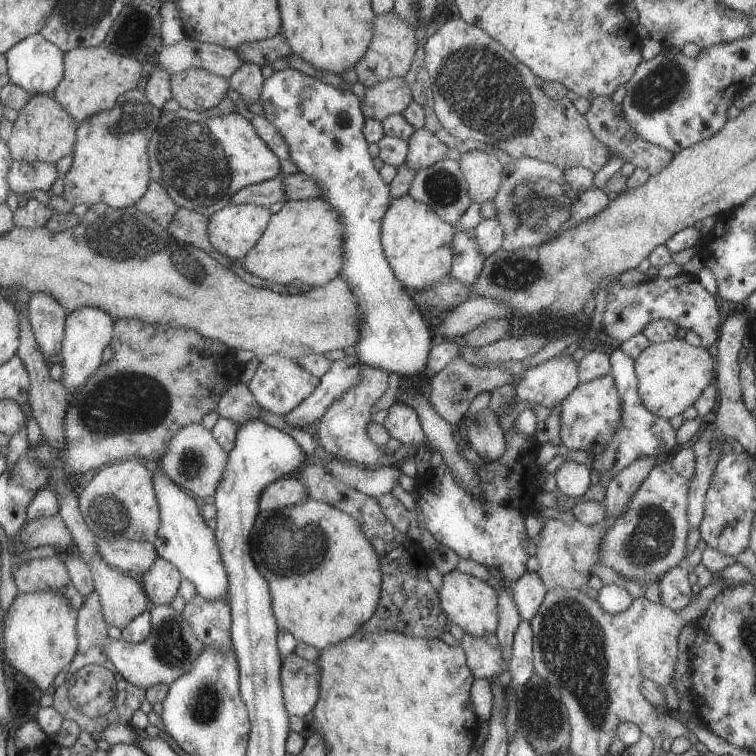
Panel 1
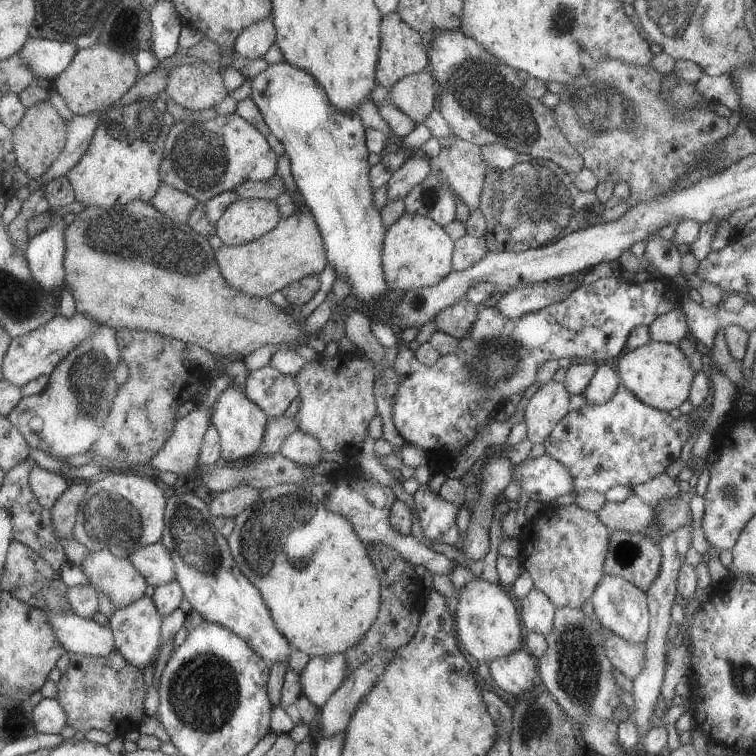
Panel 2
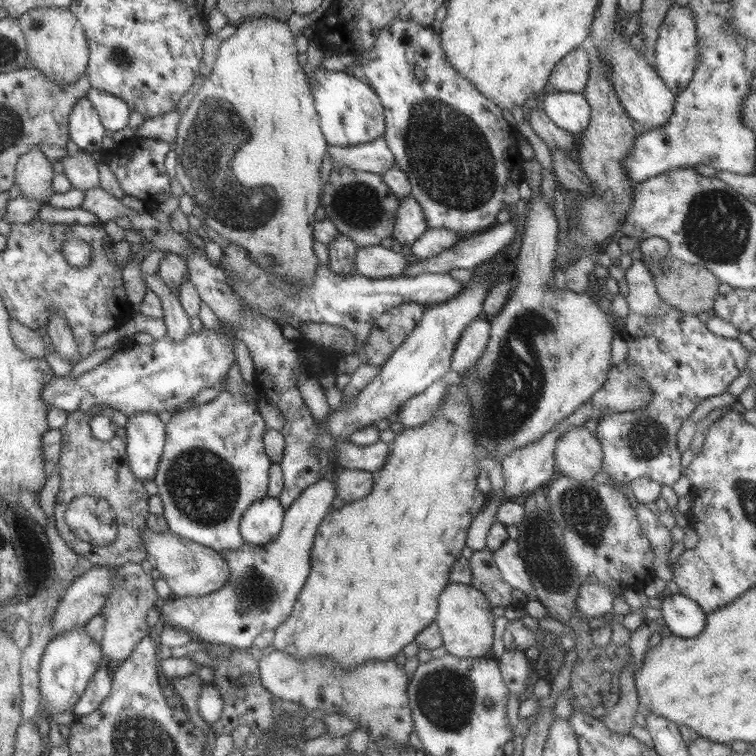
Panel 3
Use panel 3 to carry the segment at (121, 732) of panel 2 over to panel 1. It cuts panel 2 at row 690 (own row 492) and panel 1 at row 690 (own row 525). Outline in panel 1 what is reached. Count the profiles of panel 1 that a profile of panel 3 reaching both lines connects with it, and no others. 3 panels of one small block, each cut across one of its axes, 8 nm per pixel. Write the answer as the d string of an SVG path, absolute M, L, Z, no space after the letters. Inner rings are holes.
M94 592L88 596L82 609L77 612L77 624L76 633L78 640L78 647L76 655L72 662L70 662L69 667L66 670L66 679L69 676L74 675L80 668L88 665L99 665L106 667L115 674L117 681L117 698L115 699L115 706L108 712L108 714L103 716L98 716L97 718L89 718L85 715L80 715L76 710L72 709L70 705L70 700L68 699L68 682L64 682L62 686L58 686L56 692L54 692L54 705L53 708L65 719L73 720L78 723L81 731L84 733L88 732L90 735L103 733L103 731L110 727L111 725L126 725L130 724L133 714L141 708L142 702L147 699L147 690L141 687L136 687L134 684L125 680L116 670L115 667L107 660L106 654L104 653L103 646L109 638L108 636L108 625L104 619L101 603L99 600L99 595Z

